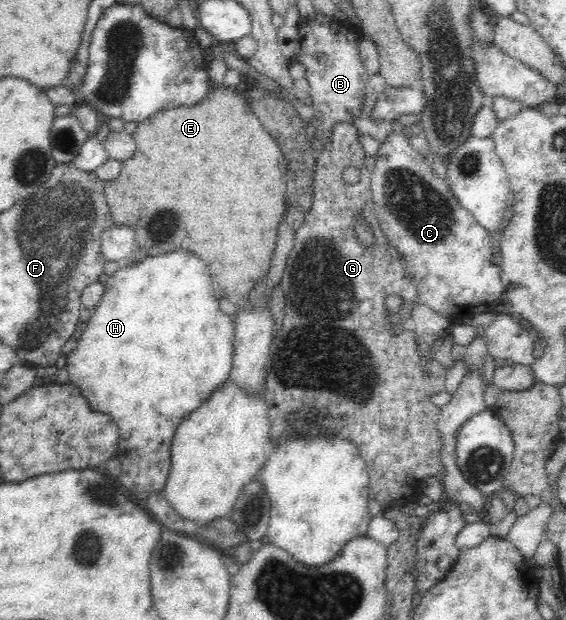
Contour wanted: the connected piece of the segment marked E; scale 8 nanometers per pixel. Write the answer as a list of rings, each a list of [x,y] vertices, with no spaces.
[[[209,80],[206,95],[203,95],[197,103],[179,105],[177,107],[165,107],[157,111],[149,118],[137,123],[135,132],[132,134],[136,147],[133,156],[121,161],[122,167],[119,174],[111,180],[104,182],[106,201],[114,222],[117,226],[129,226],[135,230],[136,244],[145,248],[149,254],[163,254],[175,248],[185,248],[195,252],[203,262],[207,264],[207,272],[213,276],[212,289],[217,299],[233,294],[233,299],[245,297],[253,290],[255,282],[263,276],[267,277],[271,264],[271,257],[276,248],[277,227],[284,220],[285,212],[289,207],[286,202],[286,160],[280,151],[276,140],[264,129],[257,117],[251,110],[245,88],[233,88],[224,83],[213,83]]]

